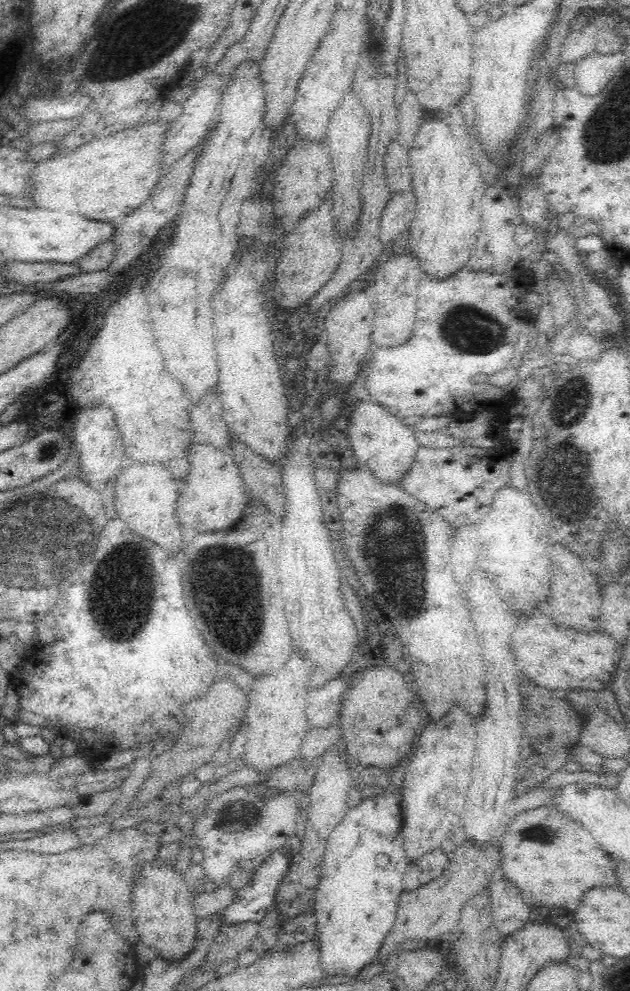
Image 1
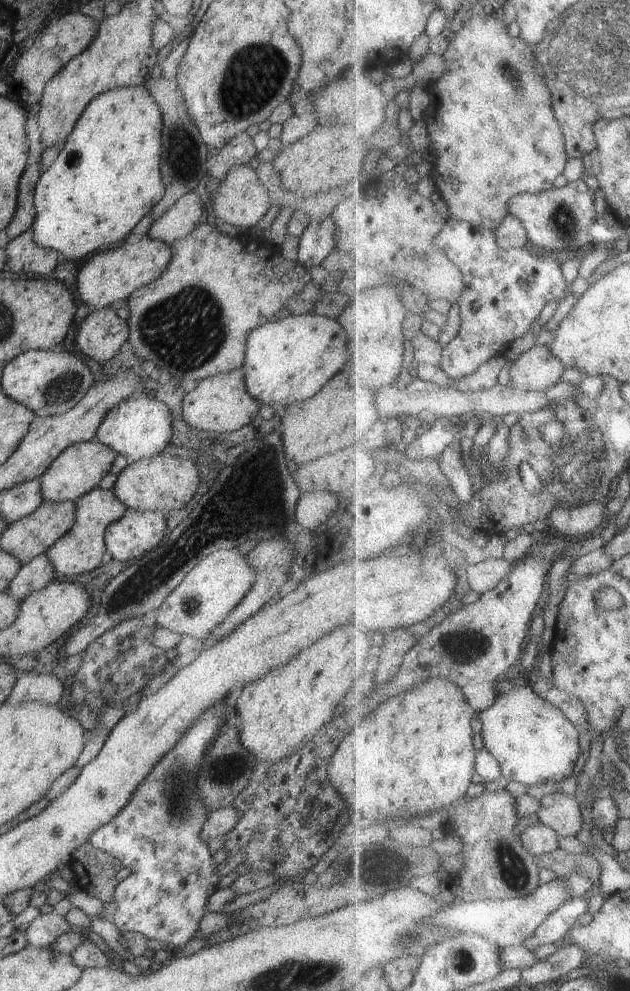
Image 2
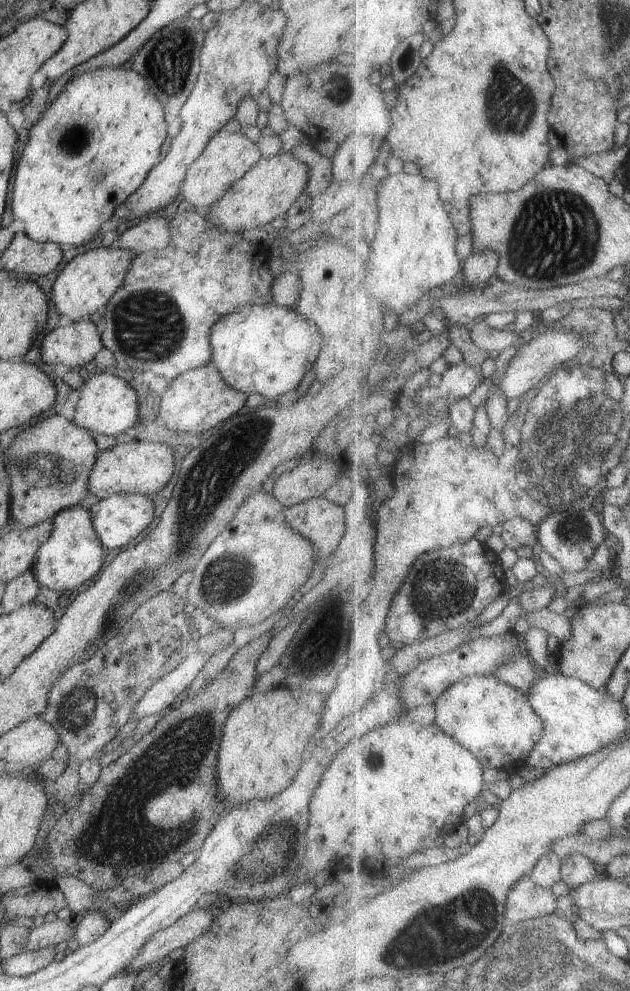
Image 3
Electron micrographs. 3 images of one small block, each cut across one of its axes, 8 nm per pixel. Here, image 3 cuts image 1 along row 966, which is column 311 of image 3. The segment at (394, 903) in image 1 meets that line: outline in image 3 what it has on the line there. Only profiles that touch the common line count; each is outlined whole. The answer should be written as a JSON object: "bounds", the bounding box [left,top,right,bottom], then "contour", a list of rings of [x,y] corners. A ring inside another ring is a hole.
{"bounds":[210,303,320,403],"contour":[[[276,303],[248,305],[228,314],[212,326],[210,334],[214,365],[226,384],[240,392],[261,394],[271,403],[296,390],[302,376],[315,364],[320,352],[320,332],[296,308]]]}

